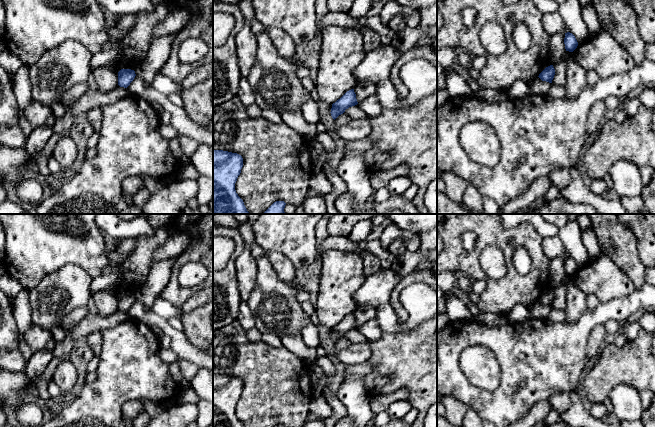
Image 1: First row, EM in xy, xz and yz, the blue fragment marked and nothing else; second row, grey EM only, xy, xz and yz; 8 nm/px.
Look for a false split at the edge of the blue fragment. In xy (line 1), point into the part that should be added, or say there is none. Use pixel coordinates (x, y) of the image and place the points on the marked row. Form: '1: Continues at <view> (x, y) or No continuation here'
1: No continuation here

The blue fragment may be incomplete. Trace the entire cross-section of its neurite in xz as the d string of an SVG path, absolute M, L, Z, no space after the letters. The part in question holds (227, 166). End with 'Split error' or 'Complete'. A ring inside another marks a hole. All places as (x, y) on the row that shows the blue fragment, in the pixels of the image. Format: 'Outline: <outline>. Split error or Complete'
Outline: M213 150L213 214L250 214L235 190L242 167L241 155Z. Complete

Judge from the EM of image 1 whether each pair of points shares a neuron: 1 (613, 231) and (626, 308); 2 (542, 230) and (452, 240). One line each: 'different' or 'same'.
1: different
2: different

